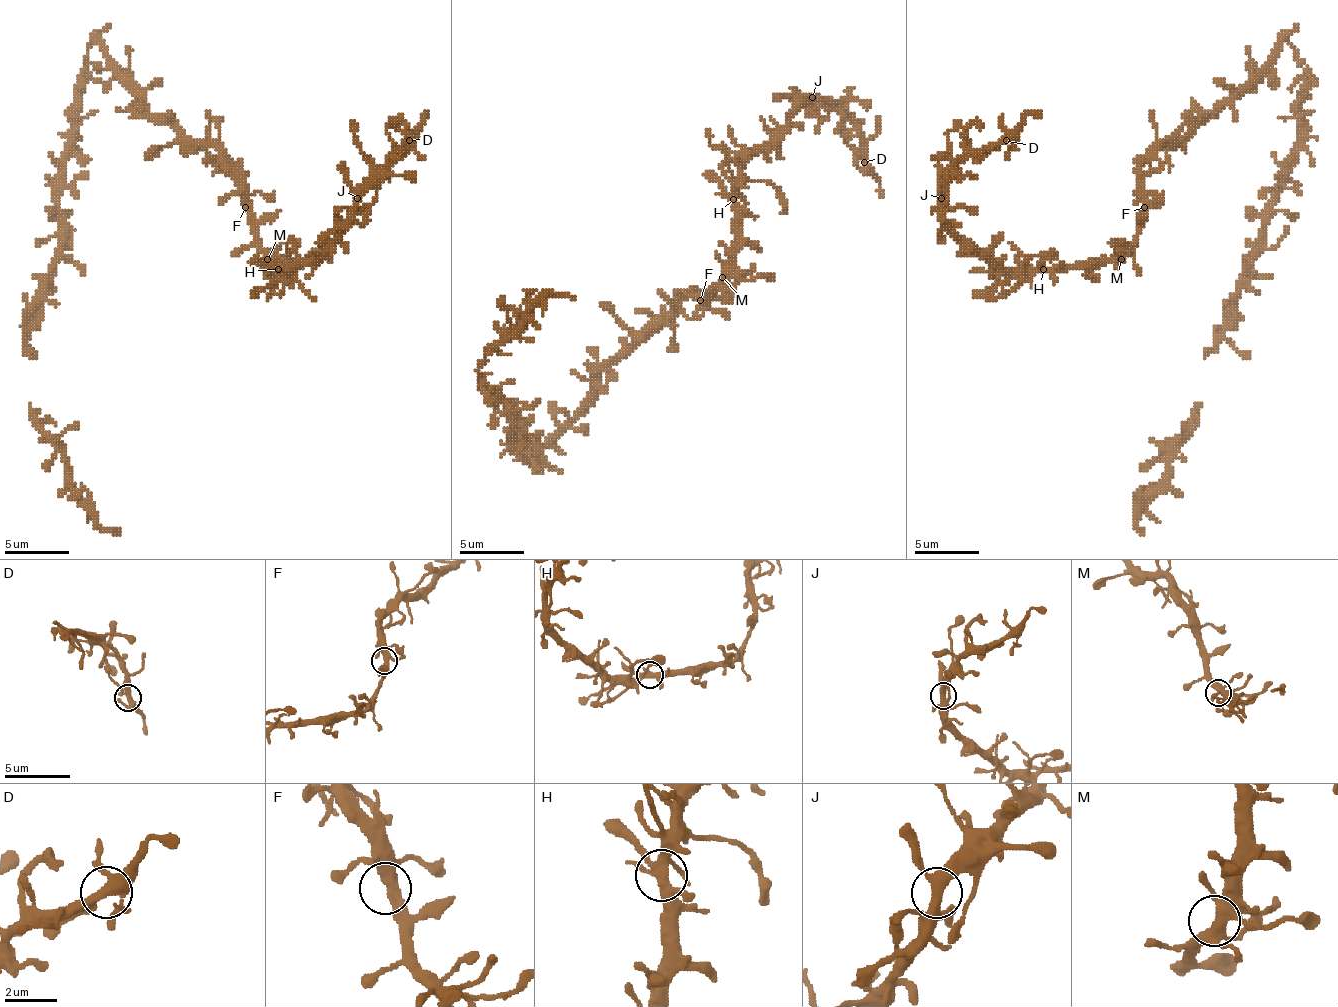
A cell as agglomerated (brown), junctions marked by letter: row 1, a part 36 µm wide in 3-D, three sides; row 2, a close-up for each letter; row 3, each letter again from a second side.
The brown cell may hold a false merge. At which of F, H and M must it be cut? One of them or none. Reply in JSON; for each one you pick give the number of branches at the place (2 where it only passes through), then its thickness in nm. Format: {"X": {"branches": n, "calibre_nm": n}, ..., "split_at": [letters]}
{"split_at": []}

